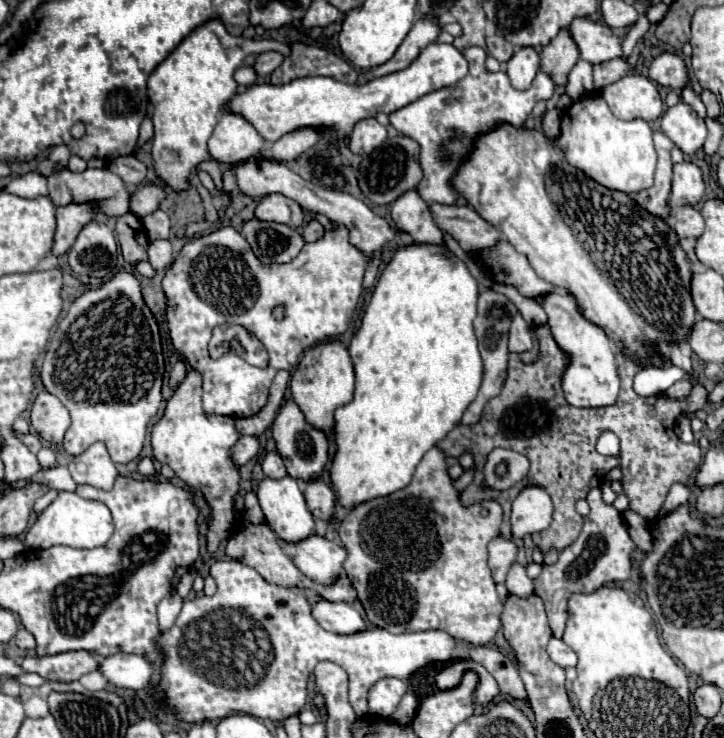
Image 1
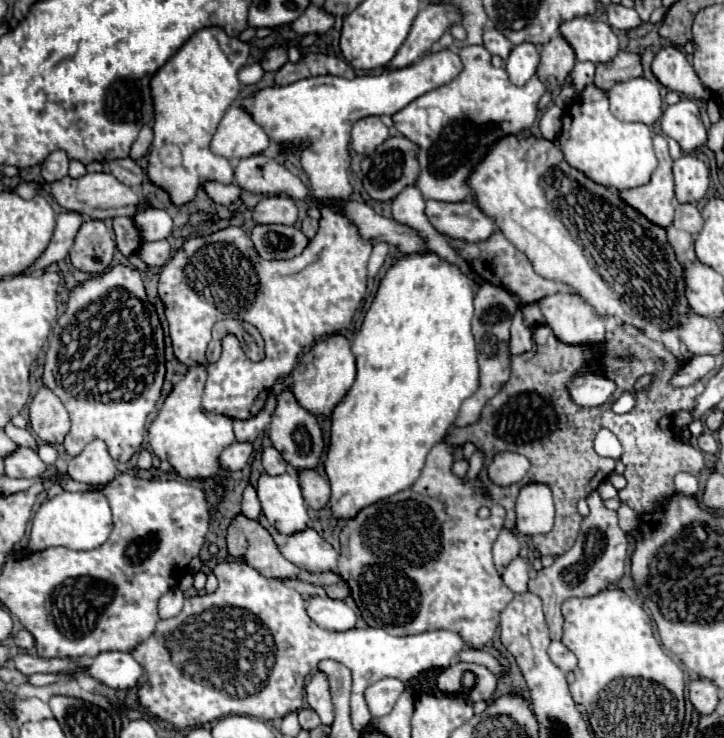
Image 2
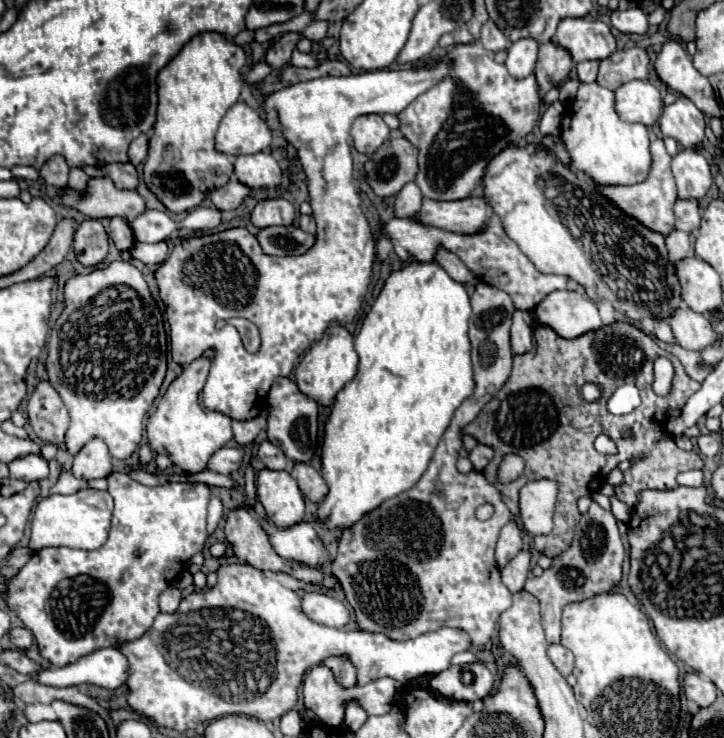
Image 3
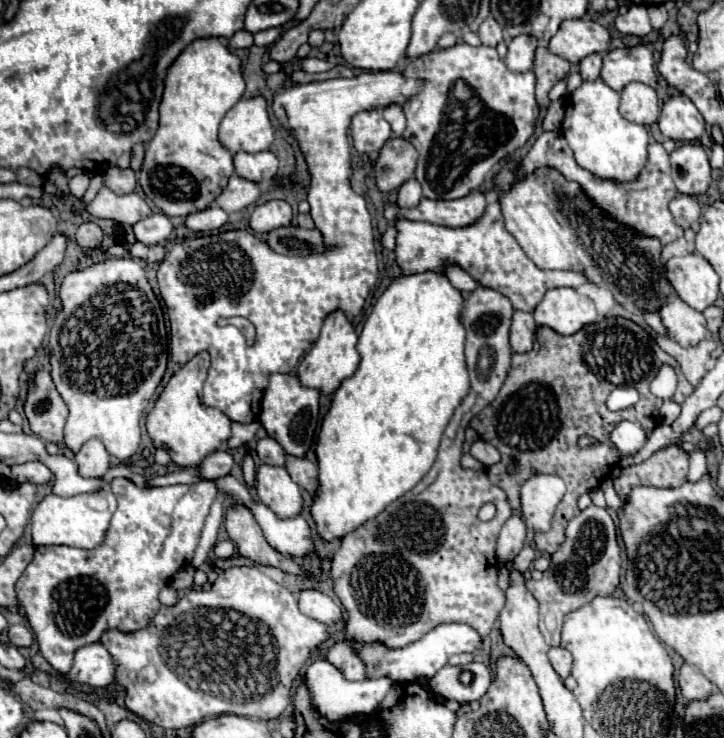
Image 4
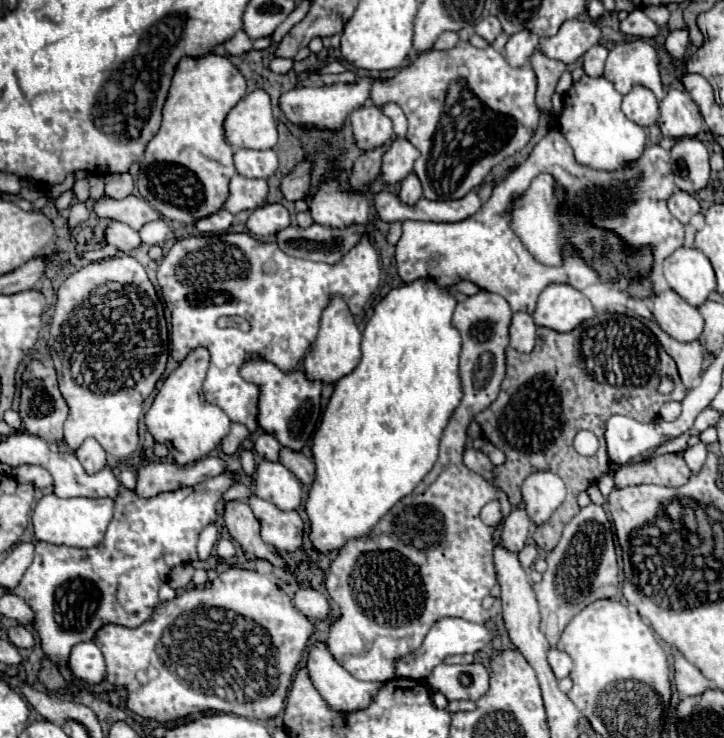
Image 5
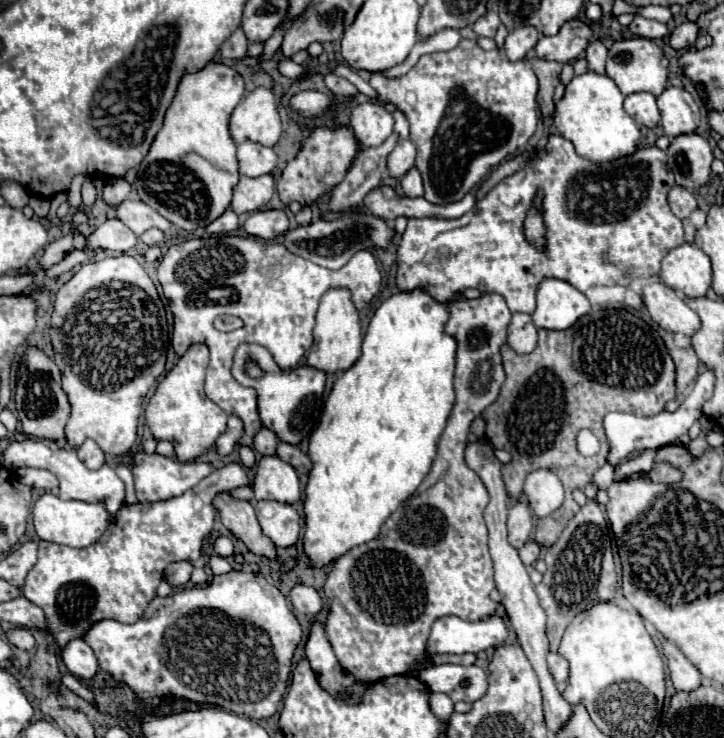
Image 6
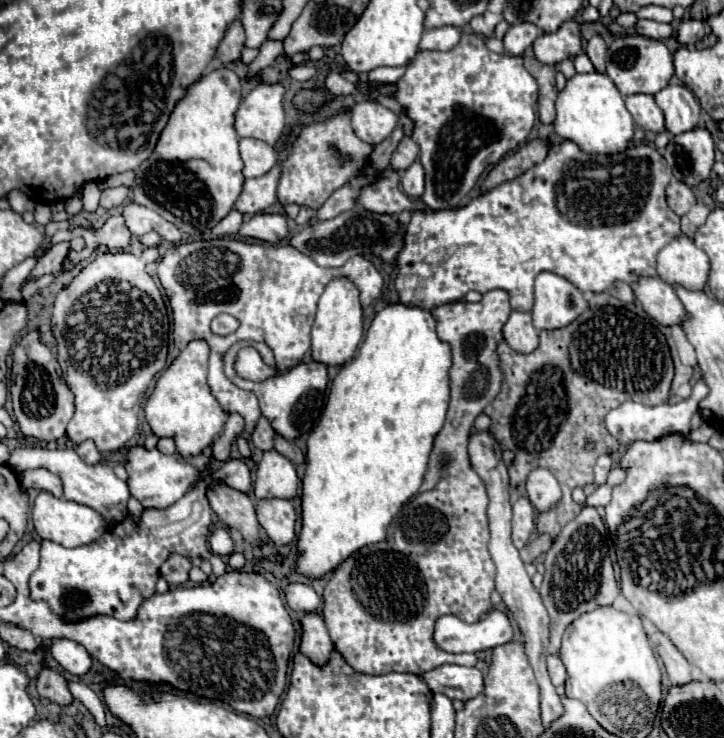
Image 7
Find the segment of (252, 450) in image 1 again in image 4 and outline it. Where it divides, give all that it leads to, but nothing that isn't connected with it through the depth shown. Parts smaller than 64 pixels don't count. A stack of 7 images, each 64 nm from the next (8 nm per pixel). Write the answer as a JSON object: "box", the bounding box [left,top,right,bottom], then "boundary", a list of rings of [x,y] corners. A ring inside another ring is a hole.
{"box":[196,450,232,480],"boundary":[[[228,450],[224,452],[212,452],[210,456],[206,456],[202,460],[202,464],[196,466],[200,478],[206,478],[206,480],[214,480],[214,478],[220,478],[220,476],[226,476],[232,468],[232,454]]]}

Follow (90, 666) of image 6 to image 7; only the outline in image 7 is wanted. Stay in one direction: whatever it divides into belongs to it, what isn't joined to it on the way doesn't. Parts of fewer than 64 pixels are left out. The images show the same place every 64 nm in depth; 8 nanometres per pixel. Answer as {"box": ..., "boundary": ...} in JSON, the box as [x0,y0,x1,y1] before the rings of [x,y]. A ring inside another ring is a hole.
{"box":[50,638,92,676],"boundary":[[[68,638],[52,640],[50,654],[66,672],[70,672],[74,676],[86,674],[90,670],[90,664],[92,664],[86,648],[74,640],[68,640]]]}

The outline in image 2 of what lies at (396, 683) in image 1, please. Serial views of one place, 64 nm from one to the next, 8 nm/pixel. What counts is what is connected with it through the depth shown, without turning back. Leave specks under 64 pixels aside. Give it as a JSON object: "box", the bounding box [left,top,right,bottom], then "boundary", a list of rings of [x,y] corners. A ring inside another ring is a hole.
{"box":[364,678,404,716],"boundary":[[[382,678],[374,684],[370,684],[364,692],[370,714],[386,716],[394,708],[394,704],[402,692],[404,692],[404,684],[396,678]]]}

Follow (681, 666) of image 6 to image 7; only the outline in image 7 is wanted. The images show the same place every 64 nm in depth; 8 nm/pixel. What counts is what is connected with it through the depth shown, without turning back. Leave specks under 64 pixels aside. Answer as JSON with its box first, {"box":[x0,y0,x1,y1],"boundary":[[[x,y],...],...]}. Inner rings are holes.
{"box":[654,634,692,684],"boundary":[[[660,634],[660,644],[654,644],[654,648],[656,648],[656,652],[660,654],[660,658],[664,662],[664,668],[668,672],[672,684],[686,684],[688,680],[692,680],[690,664],[678,652],[678,648],[664,638],[664,634]]]}

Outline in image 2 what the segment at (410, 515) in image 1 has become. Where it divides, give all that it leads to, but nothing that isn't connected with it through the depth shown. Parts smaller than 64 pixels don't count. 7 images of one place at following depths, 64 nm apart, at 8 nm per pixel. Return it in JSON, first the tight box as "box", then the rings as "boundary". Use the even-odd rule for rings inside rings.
{"box":[336,442,514,648],"boundary":[[[446,442],[436,444],[426,458],[420,478],[408,490],[398,492],[388,500],[380,500],[360,510],[356,518],[346,520],[340,532],[340,558],[336,572],[348,584],[350,596],[368,626],[382,628],[392,636],[410,636],[448,628],[464,636],[466,644],[482,648],[494,638],[498,616],[514,596],[492,562],[492,544],[504,526],[506,510],[486,496],[478,478],[464,480],[456,476],[452,472],[452,464],[454,448]],[[480,506],[488,506],[492,510],[490,518],[480,520],[476,516]]]}

